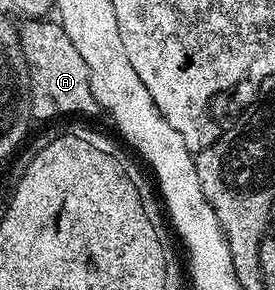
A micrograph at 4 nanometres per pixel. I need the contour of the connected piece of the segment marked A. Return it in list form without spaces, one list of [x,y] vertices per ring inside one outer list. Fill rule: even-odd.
[[[27,20],[22,23],[24,26],[17,30],[17,46],[21,51],[21,57],[25,63],[27,77],[32,83],[35,82],[39,87],[34,87],[30,95],[31,117],[39,118],[59,118],[62,114],[91,114],[96,113],[97,105],[95,97],[89,84],[89,68],[85,68],[85,60],[81,60],[81,52],[73,48],[73,40],[65,36],[63,27],[55,20]]]

